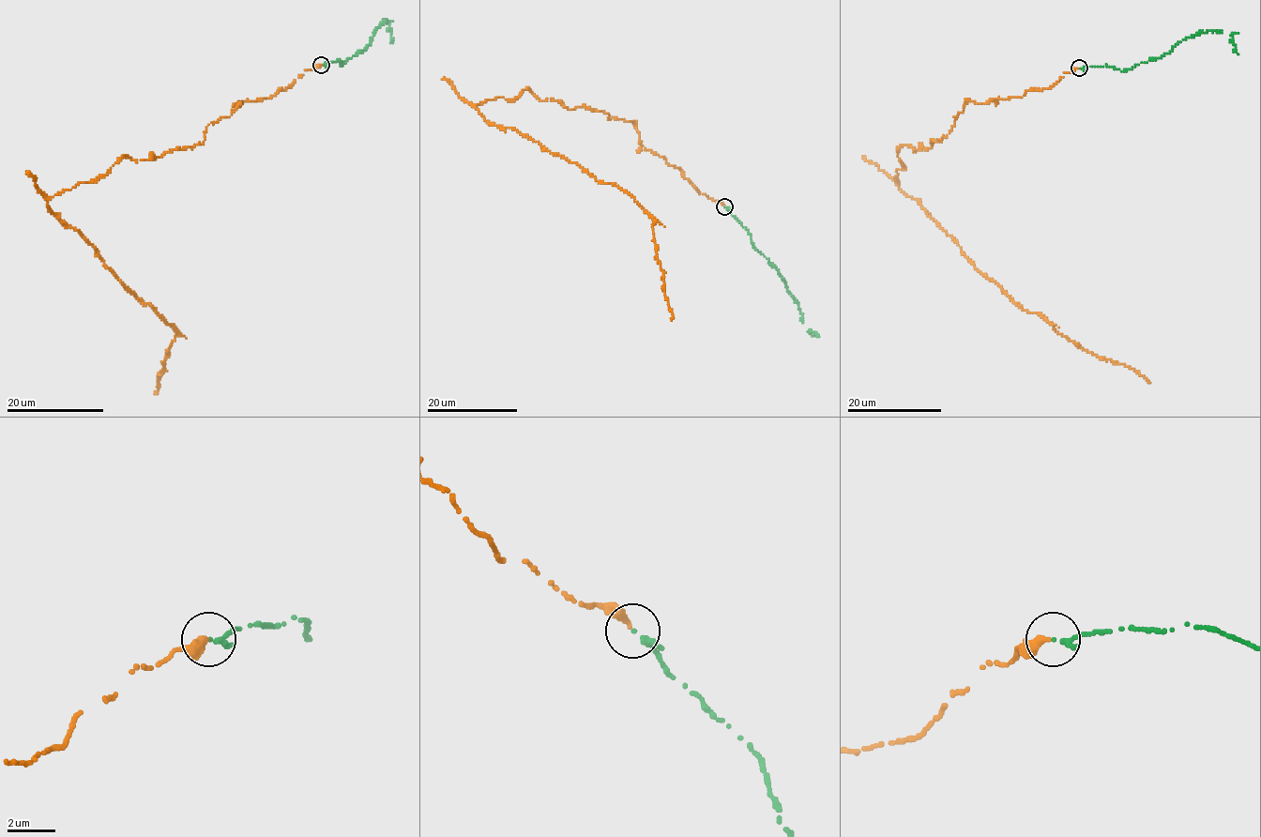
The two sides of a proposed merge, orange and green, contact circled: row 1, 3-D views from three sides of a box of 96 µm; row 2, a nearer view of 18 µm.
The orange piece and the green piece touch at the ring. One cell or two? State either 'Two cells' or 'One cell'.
One cell

